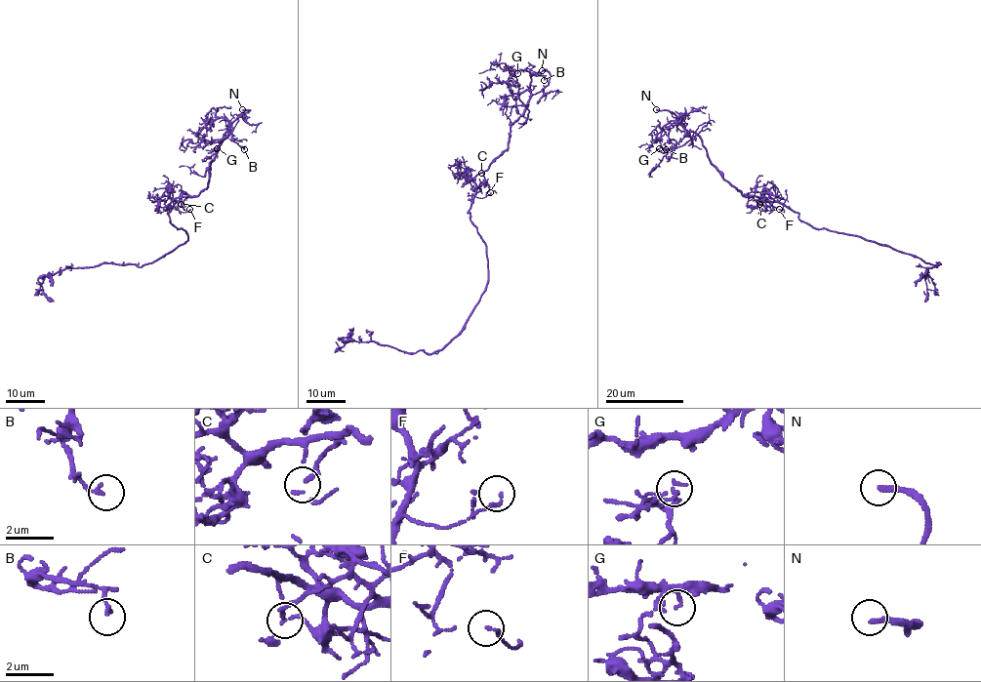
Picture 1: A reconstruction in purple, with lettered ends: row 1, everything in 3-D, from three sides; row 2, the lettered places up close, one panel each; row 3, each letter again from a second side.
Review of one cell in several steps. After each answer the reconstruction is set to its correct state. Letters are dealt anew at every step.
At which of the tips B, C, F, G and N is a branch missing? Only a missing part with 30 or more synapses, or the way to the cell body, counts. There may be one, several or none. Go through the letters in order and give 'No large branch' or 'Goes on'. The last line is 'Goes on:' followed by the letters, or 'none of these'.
B: No large branch
C: No large branch
F: No large branch
G: No large branch
N: Goes on
Goes on: N

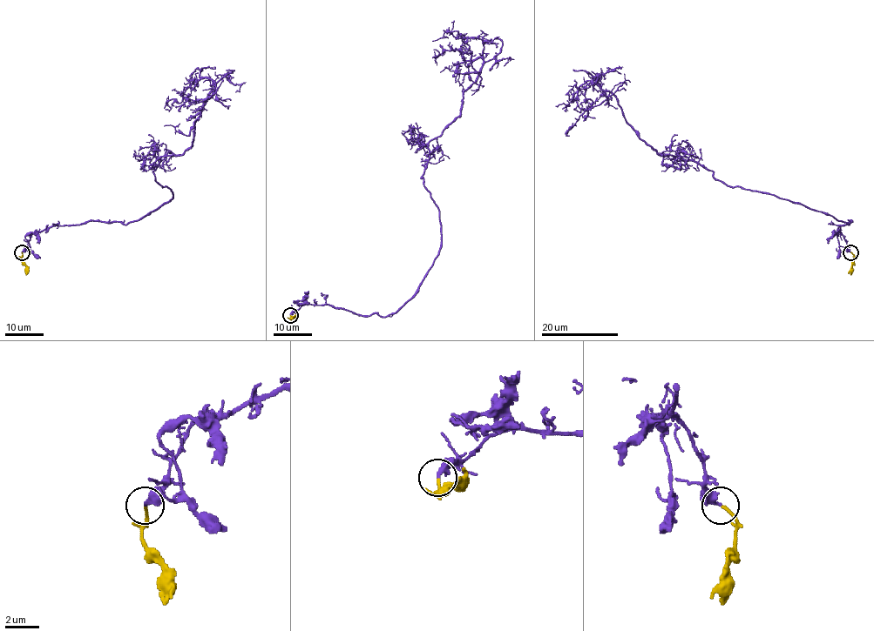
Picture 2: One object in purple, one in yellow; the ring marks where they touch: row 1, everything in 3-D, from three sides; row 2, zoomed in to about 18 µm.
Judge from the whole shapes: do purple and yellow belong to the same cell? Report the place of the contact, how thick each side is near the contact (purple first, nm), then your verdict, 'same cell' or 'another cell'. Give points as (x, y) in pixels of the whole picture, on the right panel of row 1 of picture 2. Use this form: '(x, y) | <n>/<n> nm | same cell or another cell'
(850, 252) | 240/150 nm | same cell

